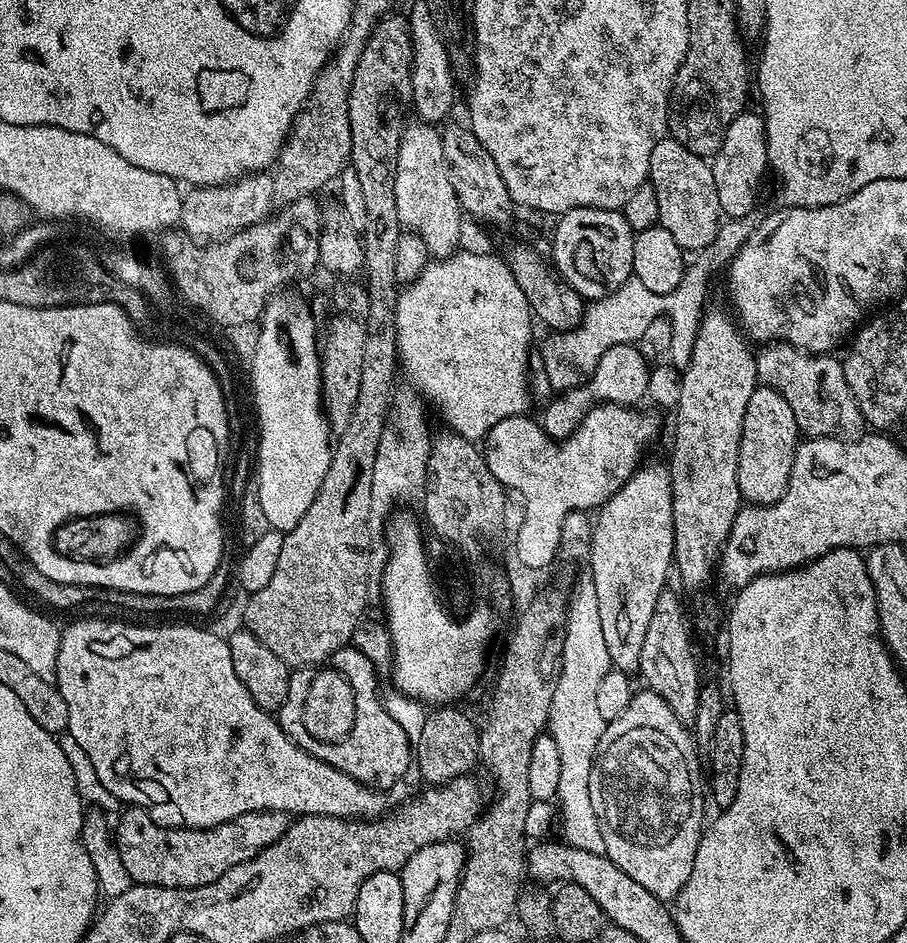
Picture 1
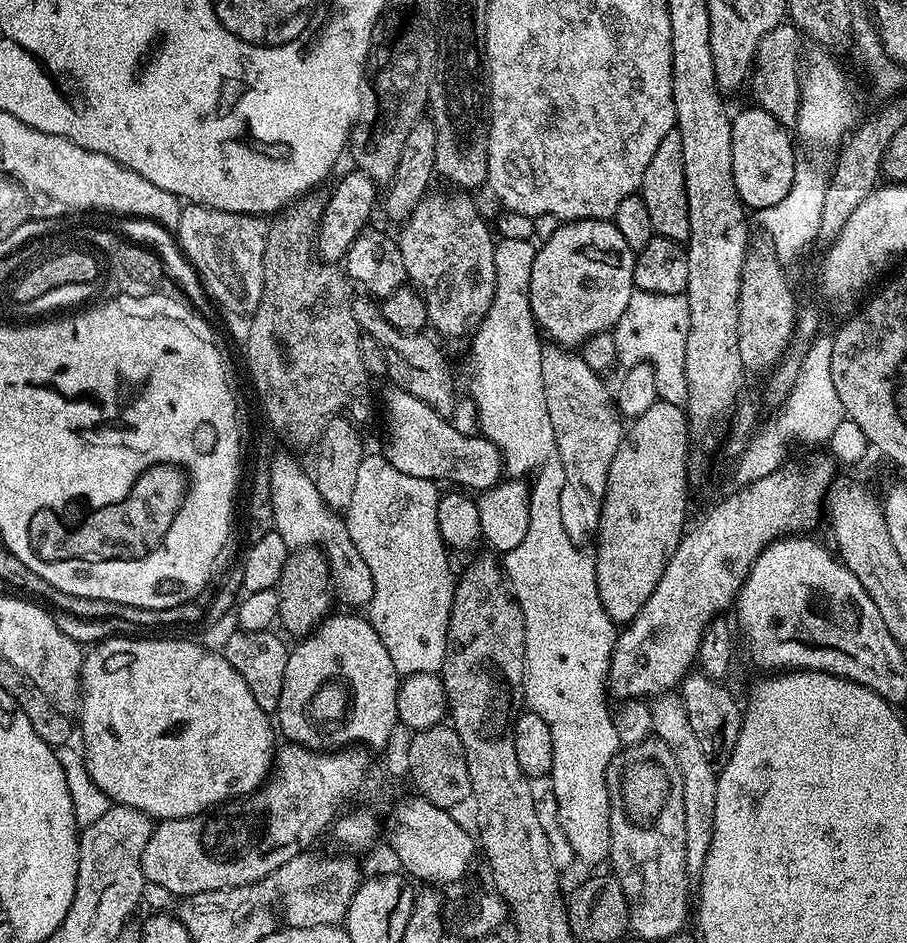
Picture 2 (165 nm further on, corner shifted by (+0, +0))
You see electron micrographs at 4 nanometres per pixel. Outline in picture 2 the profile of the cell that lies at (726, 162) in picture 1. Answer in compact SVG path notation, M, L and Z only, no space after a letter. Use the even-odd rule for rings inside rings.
M749 106L732 116L732 157L734 186L745 209L766 210L778 206L778 202L790 194L790 186L794 186L798 148L793 133L780 124L774 114Z

